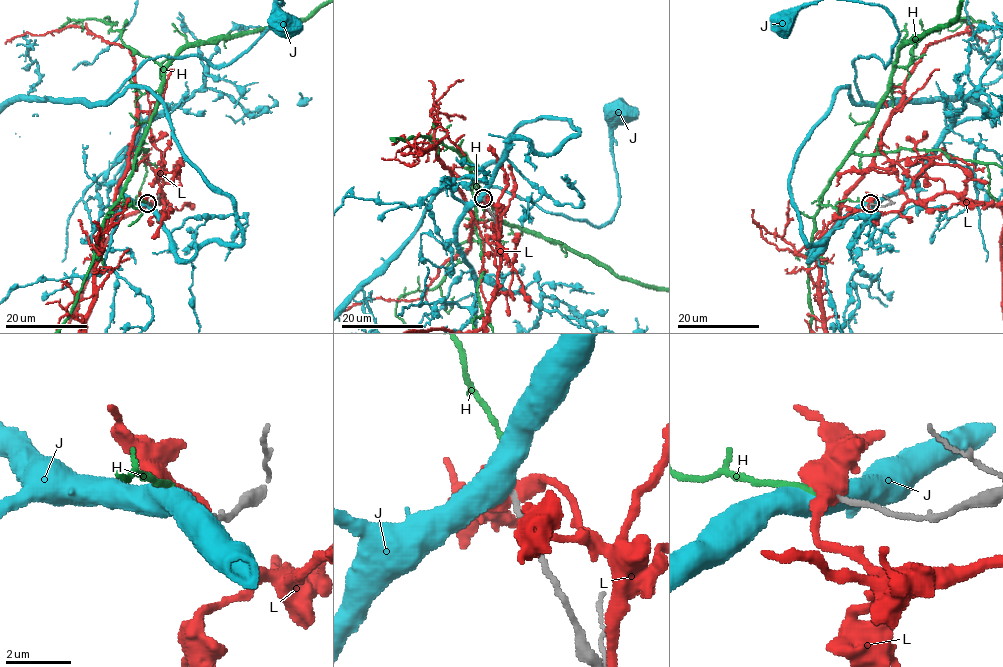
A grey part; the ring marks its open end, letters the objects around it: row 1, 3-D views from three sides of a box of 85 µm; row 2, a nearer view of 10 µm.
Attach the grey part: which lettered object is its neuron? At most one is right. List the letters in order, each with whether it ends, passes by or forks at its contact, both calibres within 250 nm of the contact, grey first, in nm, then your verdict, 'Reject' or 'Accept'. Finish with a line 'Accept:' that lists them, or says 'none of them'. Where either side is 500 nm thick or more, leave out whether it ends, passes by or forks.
H: It ends there. Thickness 180 nm (grey) against 170 nm. Accept
J: Thickness 180 nm (grey) against 500 nm. Reject
L: It passes by. Thickness 200 nm (grey) against 480 nm. Reject
Accept: H

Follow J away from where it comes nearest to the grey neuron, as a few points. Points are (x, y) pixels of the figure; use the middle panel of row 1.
J: (483, 197), (513, 139), (555, 153), (578, 134), (567, 119), (525, 121), (442, 188), (606, 223), (619, 110)

